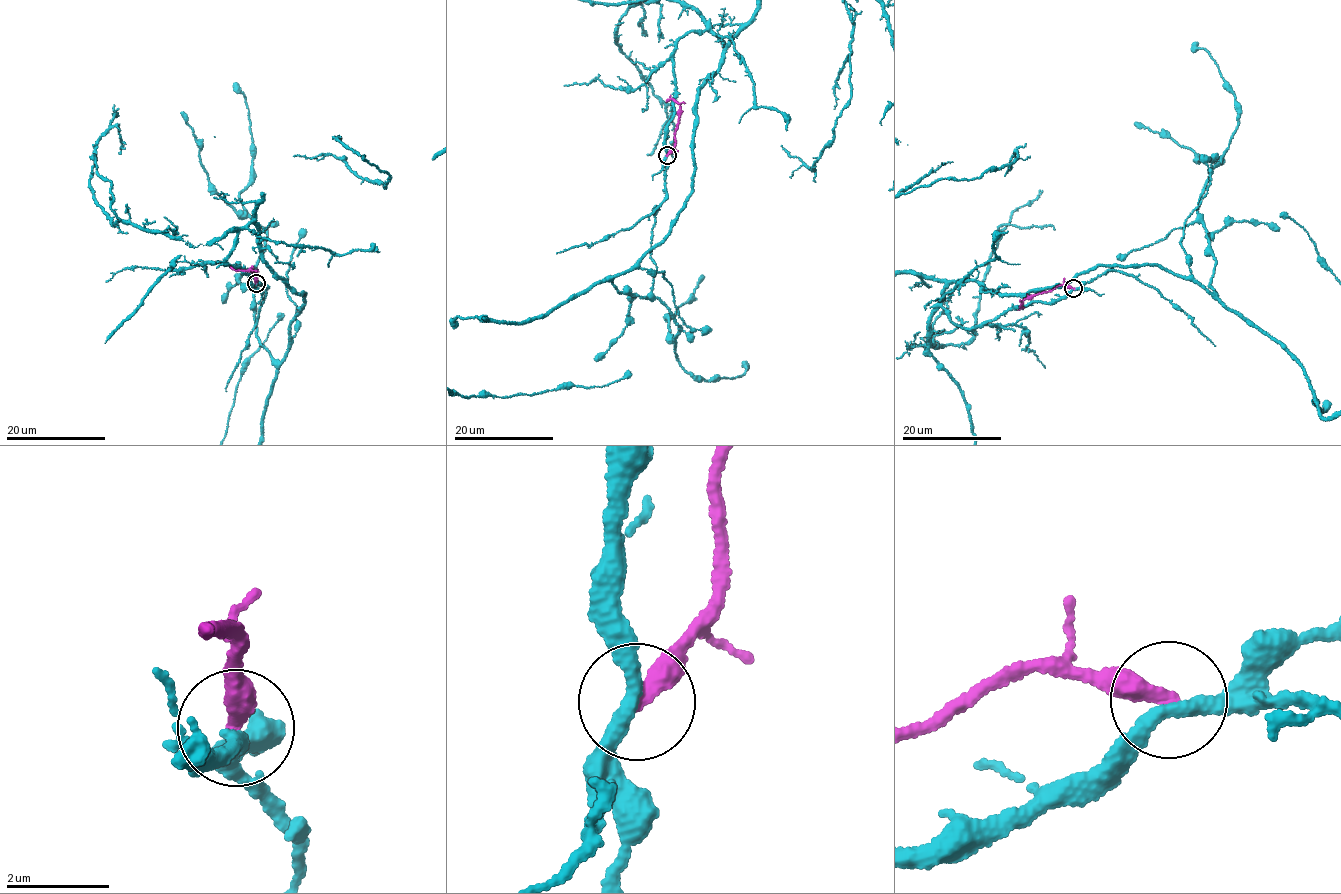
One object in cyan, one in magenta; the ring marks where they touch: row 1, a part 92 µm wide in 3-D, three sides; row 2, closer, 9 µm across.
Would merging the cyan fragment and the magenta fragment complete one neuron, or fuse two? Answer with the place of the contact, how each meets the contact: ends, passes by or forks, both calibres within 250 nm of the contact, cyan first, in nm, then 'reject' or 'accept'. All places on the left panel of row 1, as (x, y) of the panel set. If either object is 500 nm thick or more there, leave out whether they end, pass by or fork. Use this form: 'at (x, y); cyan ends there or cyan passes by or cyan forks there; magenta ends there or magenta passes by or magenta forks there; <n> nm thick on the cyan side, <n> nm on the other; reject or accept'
at (256, 283); cyan passes by; magenta ends there; 280 nm thick on the cyan side, 400 nm on the other; reject

